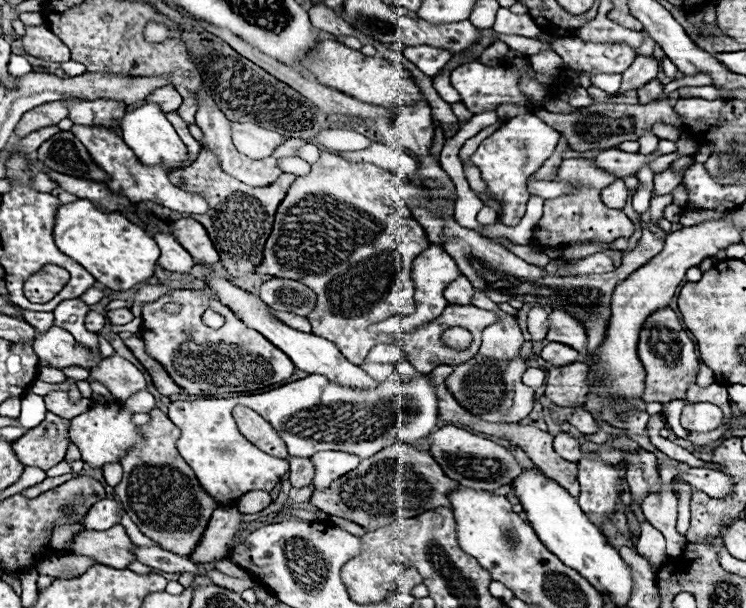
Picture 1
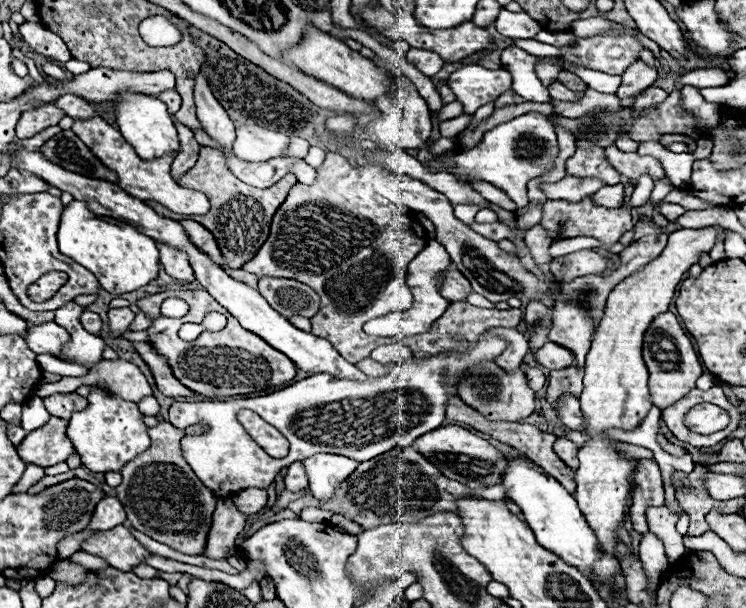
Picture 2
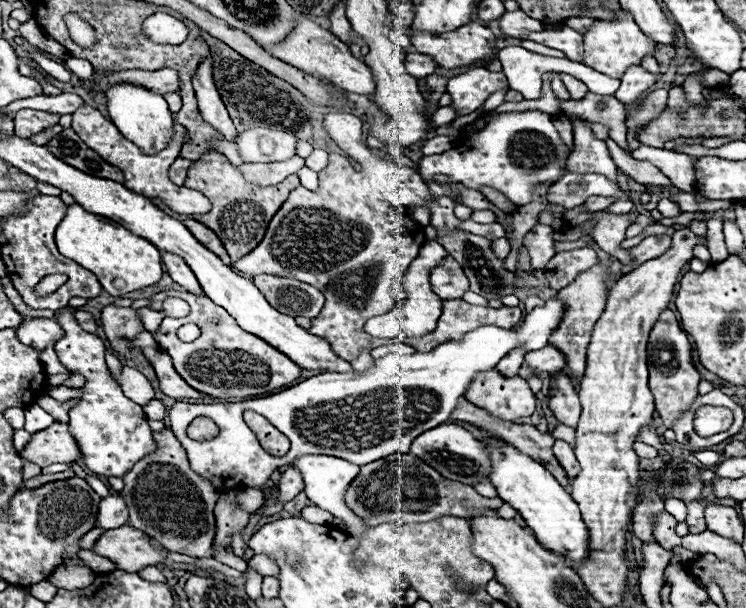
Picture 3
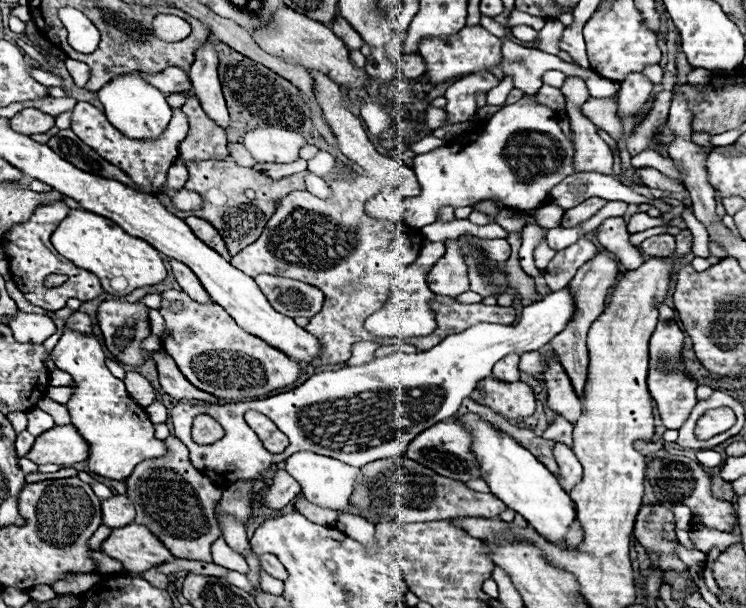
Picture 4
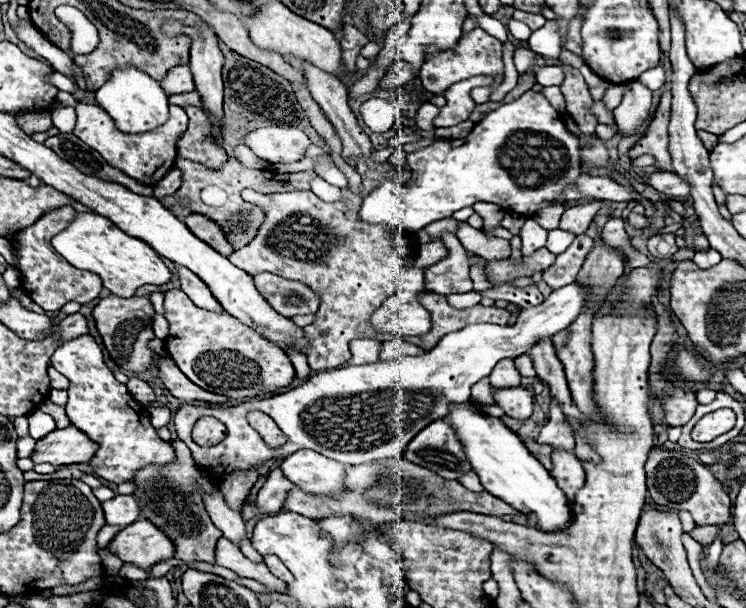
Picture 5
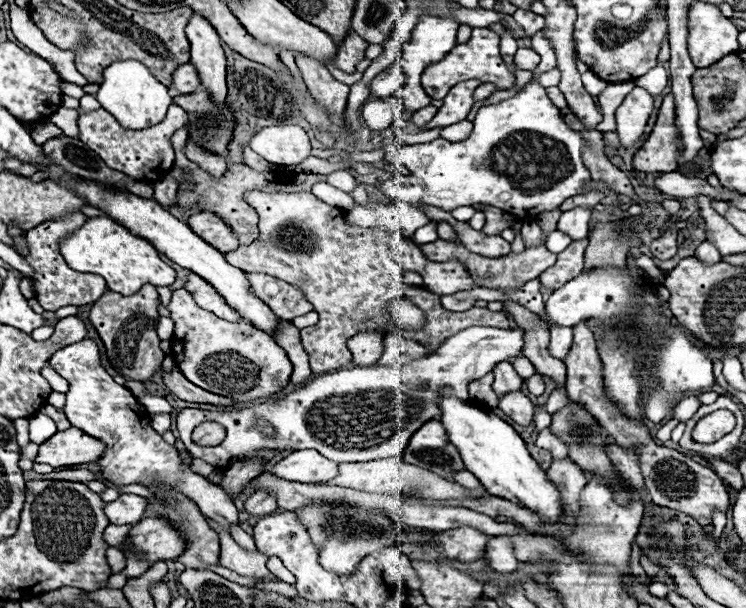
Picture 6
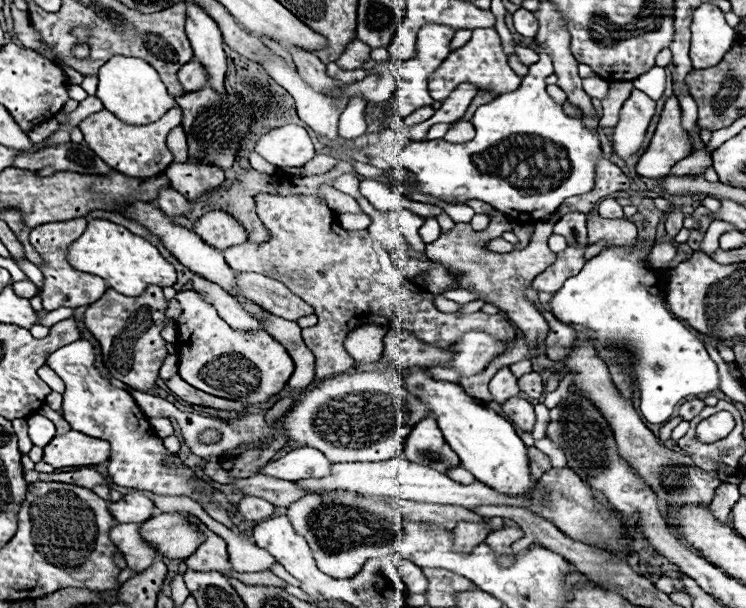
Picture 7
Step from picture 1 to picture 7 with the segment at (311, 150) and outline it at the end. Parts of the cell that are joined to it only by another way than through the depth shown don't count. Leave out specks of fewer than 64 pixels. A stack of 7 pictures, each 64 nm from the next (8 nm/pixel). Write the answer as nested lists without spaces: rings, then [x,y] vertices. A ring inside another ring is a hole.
[[[342,174],[342,176],[338,176],[338,178],[332,182],[332,186],[334,186],[336,190],[340,190],[340,192],[344,192],[344,194],[350,194],[350,196],[354,196],[354,198],[360,196],[358,184],[360,184],[360,180],[358,180],[354,174]]]

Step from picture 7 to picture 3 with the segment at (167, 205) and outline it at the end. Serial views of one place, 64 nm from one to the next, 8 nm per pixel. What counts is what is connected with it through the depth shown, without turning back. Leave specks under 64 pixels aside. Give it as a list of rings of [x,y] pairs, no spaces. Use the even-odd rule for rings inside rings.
[[[178,158],[174,164],[172,164],[172,168],[170,168],[170,180],[174,182],[174,184],[178,184],[178,186],[182,186],[182,182],[184,182],[184,178],[186,178],[186,172],[188,172],[188,168],[192,166],[192,160],[188,160],[188,158]]]

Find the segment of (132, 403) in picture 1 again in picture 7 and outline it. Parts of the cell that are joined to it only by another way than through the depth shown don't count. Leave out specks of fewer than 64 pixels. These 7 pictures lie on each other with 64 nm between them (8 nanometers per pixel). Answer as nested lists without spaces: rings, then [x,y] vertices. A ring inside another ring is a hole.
[[[150,418],[150,424],[152,424],[154,432],[156,432],[160,438],[166,438],[166,436],[170,436],[170,434],[174,432],[174,428],[172,428],[172,424],[170,424],[168,418]]]

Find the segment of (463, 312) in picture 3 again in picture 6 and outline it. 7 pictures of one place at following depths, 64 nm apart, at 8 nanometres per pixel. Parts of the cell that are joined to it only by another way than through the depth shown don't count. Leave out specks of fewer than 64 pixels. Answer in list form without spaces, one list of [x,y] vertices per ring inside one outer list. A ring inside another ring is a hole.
[[[252,190],[246,192],[244,198],[260,212],[260,236],[252,244],[238,246],[234,252],[228,252],[226,260],[244,272],[266,272],[304,290],[319,316],[318,324],[300,330],[314,374],[344,368],[352,360],[346,342],[358,332],[382,332],[382,310],[400,294],[408,298],[420,296],[424,298],[422,308],[428,308],[428,314],[434,310],[430,316],[434,324],[428,324],[428,336],[418,336],[418,344],[428,350],[434,350],[442,344],[442,340],[446,340],[446,336],[452,336],[470,324],[494,324],[496,328],[508,328],[508,316],[504,310],[492,312],[488,308],[470,308],[466,312],[448,312],[440,306],[440,296],[432,296],[430,292],[408,292],[402,282],[402,268],[392,258],[388,248],[376,242],[374,228],[350,226],[344,210],[320,202],[312,192],[282,194]]]

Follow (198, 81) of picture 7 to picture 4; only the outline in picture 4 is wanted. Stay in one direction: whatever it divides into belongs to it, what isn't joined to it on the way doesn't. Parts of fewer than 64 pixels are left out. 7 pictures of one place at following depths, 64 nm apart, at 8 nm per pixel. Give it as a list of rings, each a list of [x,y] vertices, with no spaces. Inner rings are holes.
[[[168,66],[166,70],[162,70],[158,74],[146,74],[146,72],[136,72],[136,74],[140,74],[142,78],[146,78],[148,84],[152,84],[154,88],[158,88],[164,94],[190,90],[190,80],[188,80],[186,72],[182,72],[176,66]]]

